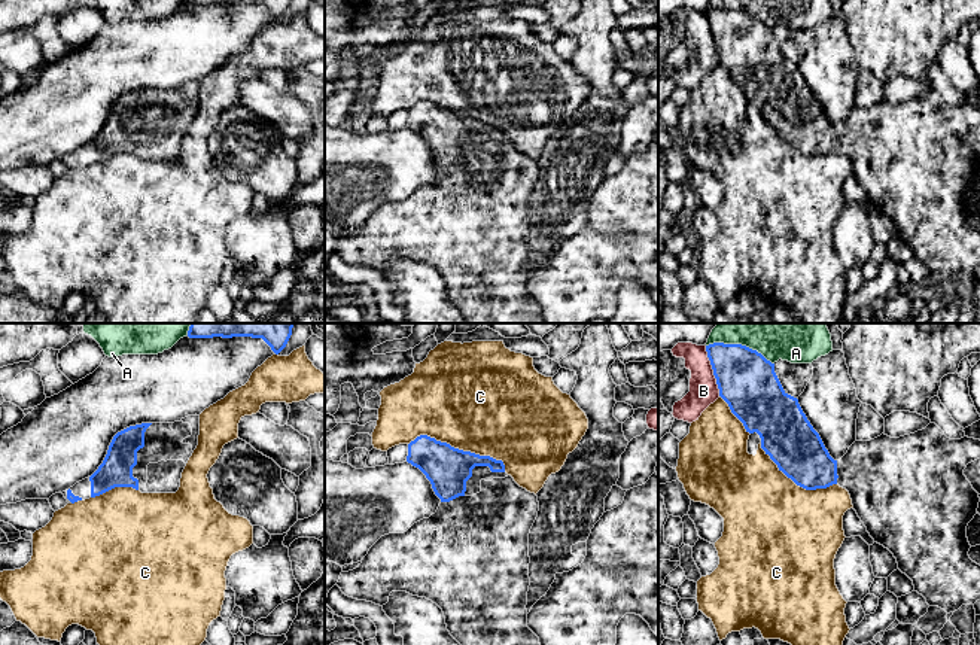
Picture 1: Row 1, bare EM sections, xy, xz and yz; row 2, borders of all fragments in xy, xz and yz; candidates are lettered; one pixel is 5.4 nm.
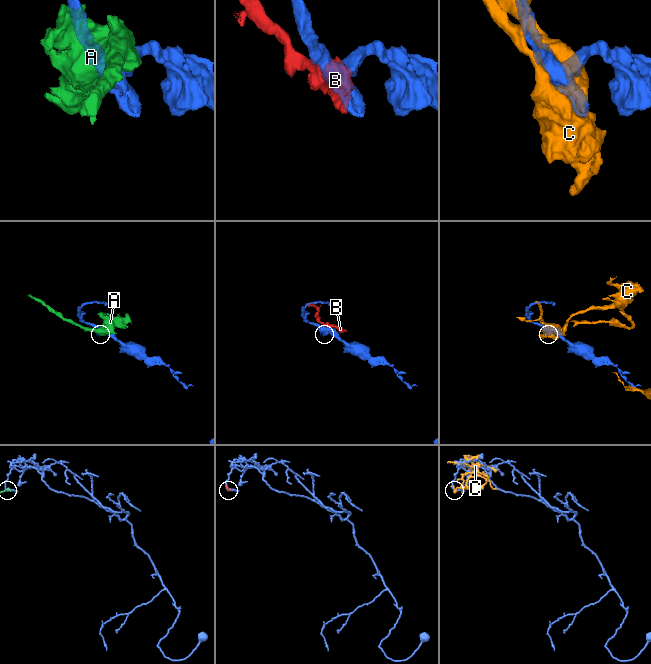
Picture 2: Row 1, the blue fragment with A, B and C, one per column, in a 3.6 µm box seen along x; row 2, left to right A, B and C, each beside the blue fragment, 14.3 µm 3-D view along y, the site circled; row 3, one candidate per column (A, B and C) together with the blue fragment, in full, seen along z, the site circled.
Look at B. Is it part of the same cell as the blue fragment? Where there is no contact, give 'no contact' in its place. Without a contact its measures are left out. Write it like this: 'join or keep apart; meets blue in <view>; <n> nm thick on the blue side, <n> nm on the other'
keep apart; meets blue in yz; 320 nm thick on the blue side, 160 nm on the other

